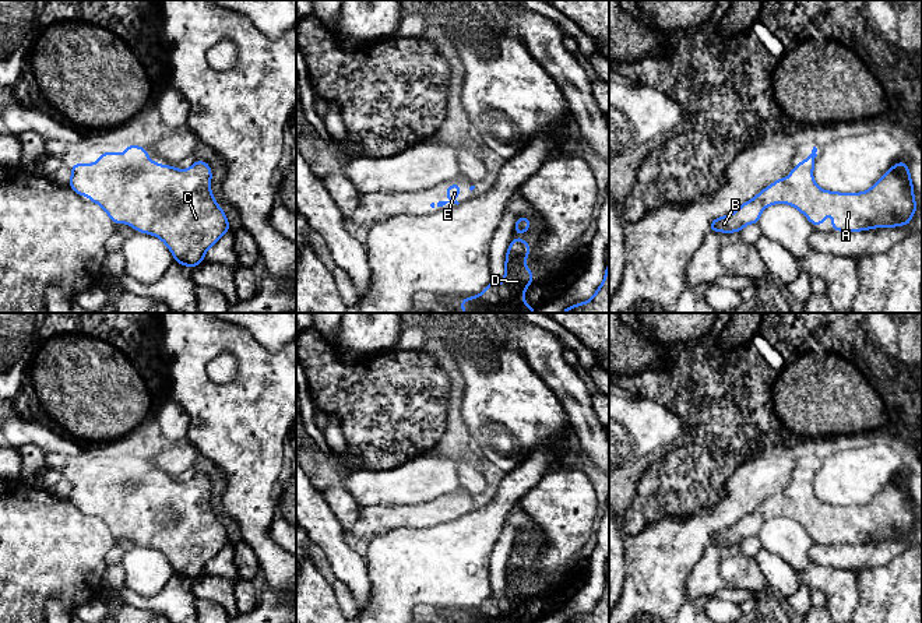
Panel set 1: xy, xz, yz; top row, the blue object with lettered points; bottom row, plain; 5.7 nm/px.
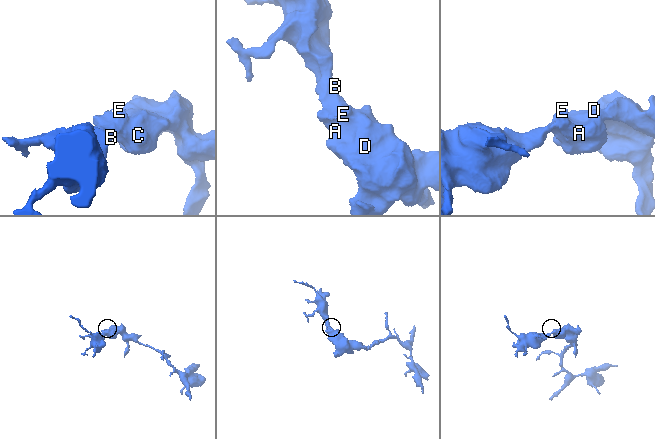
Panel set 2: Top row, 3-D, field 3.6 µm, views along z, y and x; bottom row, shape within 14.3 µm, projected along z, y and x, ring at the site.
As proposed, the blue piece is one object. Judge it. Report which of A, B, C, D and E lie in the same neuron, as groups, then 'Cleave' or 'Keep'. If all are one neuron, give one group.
Groups: A B C D E. Keep

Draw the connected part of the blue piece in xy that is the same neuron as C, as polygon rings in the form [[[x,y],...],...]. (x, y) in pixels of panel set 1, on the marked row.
[[[127,145],[126,154],[103,152],[96,163],[74,163],[71,168],[70,187],[80,196],[99,204],[115,223],[129,223],[133,229],[158,236],[172,251],[175,263],[190,268],[204,261],[205,251],[230,229],[224,210],[217,204],[211,193],[211,168],[204,161],[196,161],[184,170],[173,165],[163,166],[151,162],[144,147]]]

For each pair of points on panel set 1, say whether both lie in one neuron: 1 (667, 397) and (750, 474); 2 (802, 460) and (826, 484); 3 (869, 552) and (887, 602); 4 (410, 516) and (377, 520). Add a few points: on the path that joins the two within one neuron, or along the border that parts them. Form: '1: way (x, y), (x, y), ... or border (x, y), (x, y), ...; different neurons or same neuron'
1: border (743, 460), (727, 481), (724, 493); different neurons
2: border (823, 458), (816, 472); different neurons
3: border (904, 552), (883, 565), (865, 567), (859, 573); different neurons
4: way (401, 516), (386, 517); same neuron

